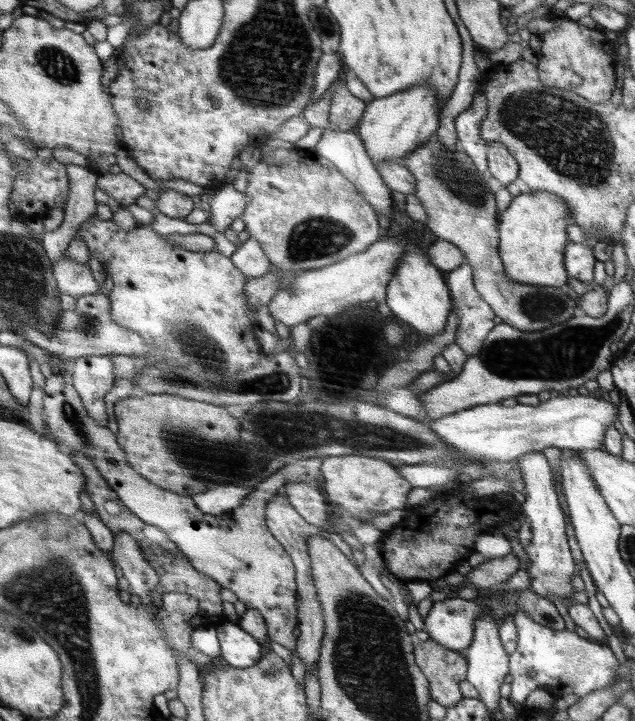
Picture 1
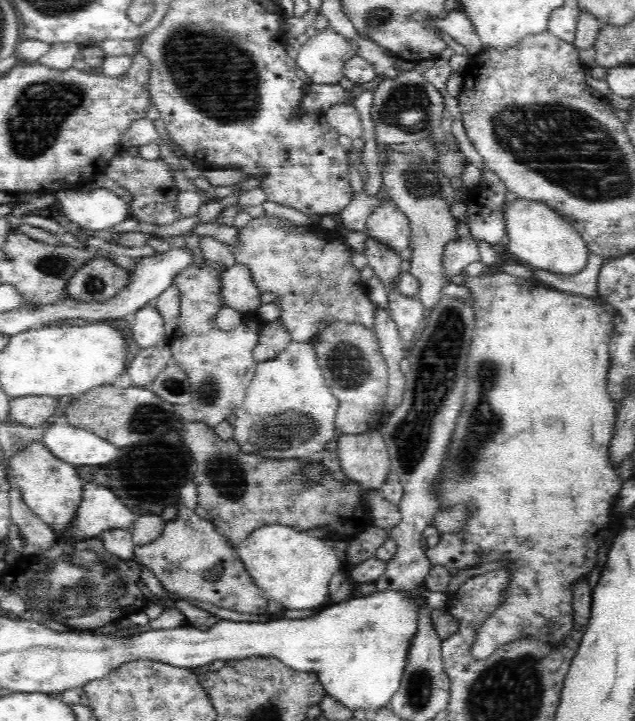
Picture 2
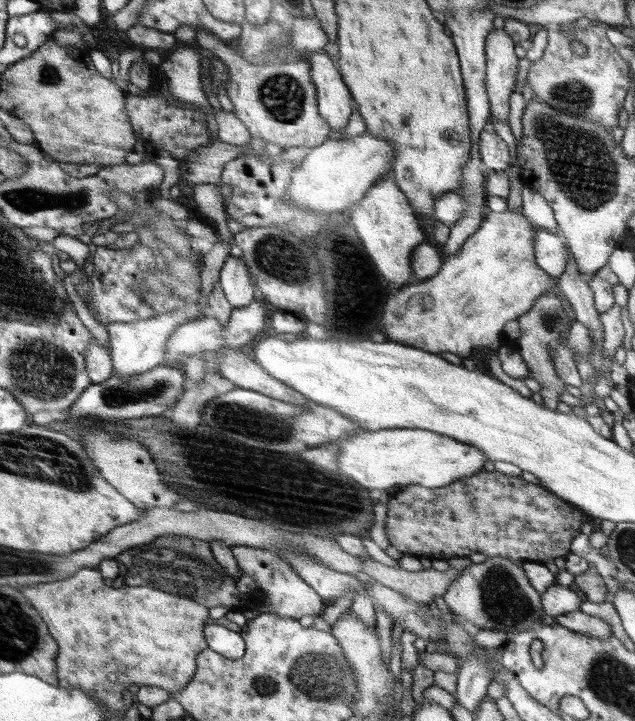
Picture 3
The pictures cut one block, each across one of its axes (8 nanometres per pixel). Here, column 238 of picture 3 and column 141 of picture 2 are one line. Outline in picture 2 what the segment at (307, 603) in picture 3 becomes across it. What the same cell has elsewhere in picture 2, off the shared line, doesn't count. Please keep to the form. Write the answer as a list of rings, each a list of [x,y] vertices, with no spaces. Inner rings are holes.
[[[180,500],[176,502],[175,507],[177,508],[177,515],[165,524],[163,533],[156,540],[142,546],[135,545],[134,559],[139,566],[147,568],[163,584],[167,592],[173,592],[180,598],[209,602],[218,608],[239,613],[266,615],[269,599],[265,596],[265,592],[258,588],[258,585],[251,579],[241,557],[238,556],[237,549],[229,544],[224,533],[216,529],[209,520],[196,515],[194,509],[182,505]],[[214,566],[222,566],[222,576],[218,580],[206,580],[204,578],[206,572]]]

